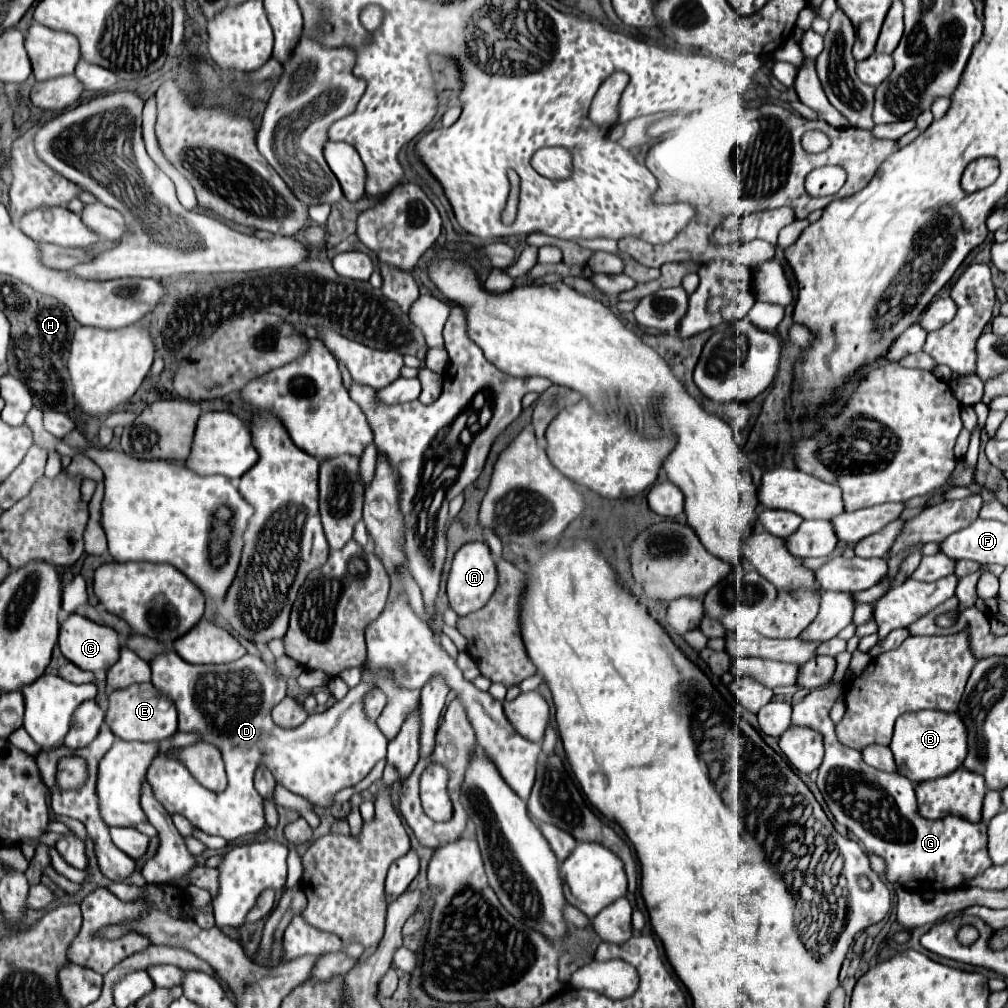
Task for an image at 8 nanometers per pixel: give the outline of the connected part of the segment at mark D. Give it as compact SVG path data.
M167 649L151 659L151 683L167 695L179 713L179 731L183 733L197 733L203 743L213 743L225 761L227 771L227 789L223 793L211 793L203 785L199 785L193 775L175 759L169 759L167 755L159 755L153 759L151 767L147 769L147 781L151 783L153 795L157 801L163 803L163 807L169 813L179 813L191 821L193 827L205 831L207 835L219 835L227 841L233 841L243 835L259 833L265 827L265 803L261 795L253 787L253 777L259 765L265 765L269 769L277 783L281 783L285 789L289 789L295 795L305 797L315 807L329 807L333 805L333 795L343 787L353 787L359 781L363 781L371 769L377 765L377 761L385 759L387 751L387 739L379 729L369 723L367 715L363 713L363 695L371 691L373 687L367 683L359 683L355 689L351 689L341 701L337 701L331 709L325 713L309 715L309 719L297 727L297 729L281 729L271 719L273 709L273 693L287 691L287 683L283 677L277 677L275 669L271 669L261 657L257 655L243 655L241 659L227 663L227 665L191 665L183 661L173 649Z

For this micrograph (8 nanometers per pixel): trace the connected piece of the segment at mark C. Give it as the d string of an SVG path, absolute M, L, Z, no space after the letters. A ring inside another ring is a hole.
M73 613L59 627L59 649L79 669L99 671L99 669L109 669L117 663L119 651L121 651L121 641L119 641L119 633L115 629L93 623L91 619Z

